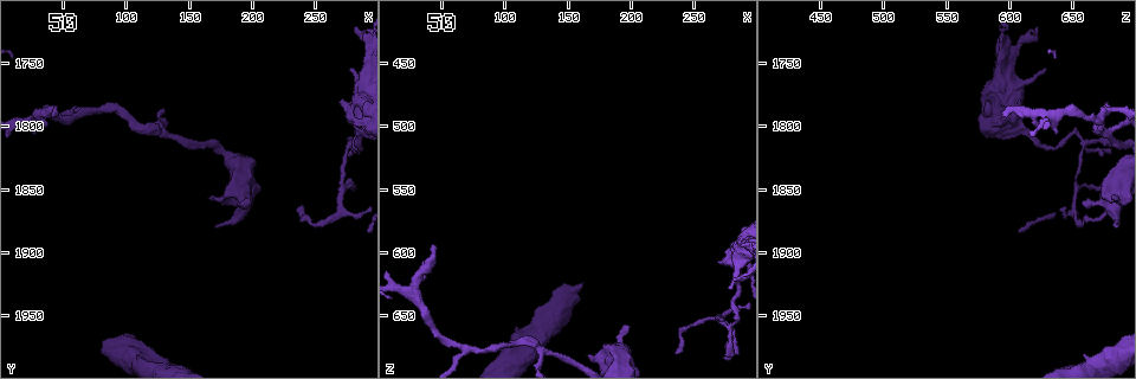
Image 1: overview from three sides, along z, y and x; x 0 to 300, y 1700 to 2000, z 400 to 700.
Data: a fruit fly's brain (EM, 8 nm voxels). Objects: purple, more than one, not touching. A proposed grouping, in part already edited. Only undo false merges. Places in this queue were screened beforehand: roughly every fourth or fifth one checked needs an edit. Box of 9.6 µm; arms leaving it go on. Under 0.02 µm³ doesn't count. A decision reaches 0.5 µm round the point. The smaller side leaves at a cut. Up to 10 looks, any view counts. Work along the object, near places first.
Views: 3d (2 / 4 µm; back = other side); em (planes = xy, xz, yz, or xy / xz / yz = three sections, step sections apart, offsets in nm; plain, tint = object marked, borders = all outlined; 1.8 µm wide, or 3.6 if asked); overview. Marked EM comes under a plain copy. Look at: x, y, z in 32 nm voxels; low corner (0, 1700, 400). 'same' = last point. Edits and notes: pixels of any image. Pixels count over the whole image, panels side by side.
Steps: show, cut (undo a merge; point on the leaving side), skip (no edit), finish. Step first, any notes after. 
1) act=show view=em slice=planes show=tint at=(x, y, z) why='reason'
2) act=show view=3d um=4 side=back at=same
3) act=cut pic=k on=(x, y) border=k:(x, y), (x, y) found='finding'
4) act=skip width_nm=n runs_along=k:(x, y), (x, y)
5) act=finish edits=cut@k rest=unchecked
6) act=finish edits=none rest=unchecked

act=show view=3d um=2 at=(128, 1804, 680) why='three-way junction'

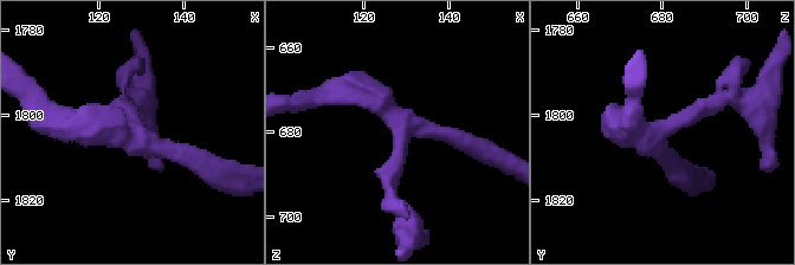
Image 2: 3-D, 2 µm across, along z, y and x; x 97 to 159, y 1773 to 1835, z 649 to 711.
act=show view=em slice=planes show=tint at=(130, 1804, 679) arms=3

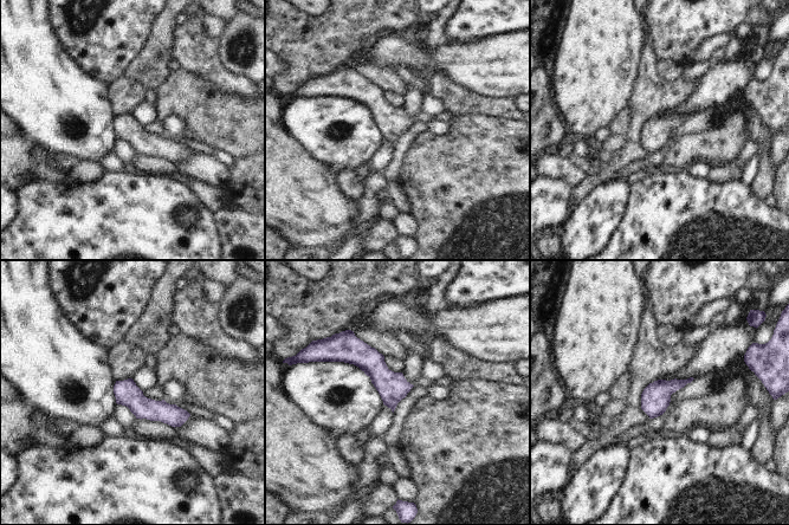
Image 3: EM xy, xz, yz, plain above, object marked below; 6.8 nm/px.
act=skip width_nm=170 runs_along=3:(337, 356), (362, 356), (407, 388) found='all the same cell'

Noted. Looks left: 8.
act=show view=em slice=planes show=tint at=(66, 1788, 676) why='a fork'

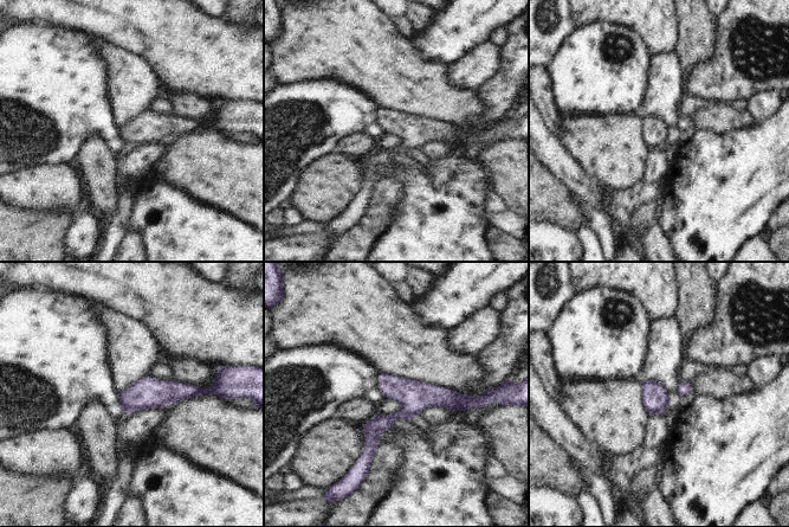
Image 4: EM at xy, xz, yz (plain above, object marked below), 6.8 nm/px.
act=skip runs_along=4:(467, 400), (418, 399), (372, 436), (363, 456) found='continuous, no second cell'

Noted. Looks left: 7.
act=show view=3d um=4 at=(30, 1792, 634) why='three-way junction'

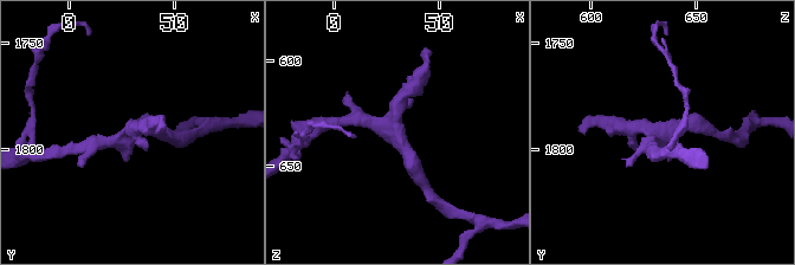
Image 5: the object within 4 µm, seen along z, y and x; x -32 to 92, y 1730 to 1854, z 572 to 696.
act=show view=em slice=xy step=8 show=tint at=(31, 1791, 635) arms=3 arm_widths_nm=180,200,240 why='need the tissue'

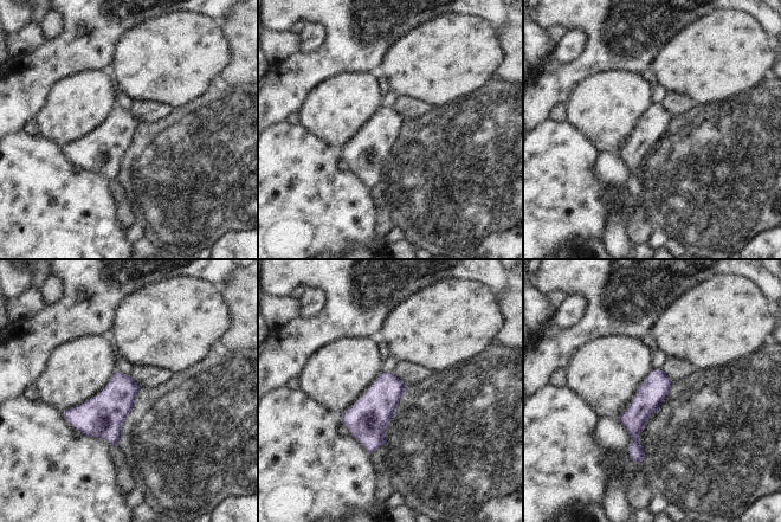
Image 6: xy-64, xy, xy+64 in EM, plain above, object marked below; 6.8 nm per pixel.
act=skip runs_along=6:(659, 373), (636, 416), (638, 459) found='continuous, no second cell'

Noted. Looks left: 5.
act=show view=3d um=4 at=(276, 1788, 598) why='calibre changes'

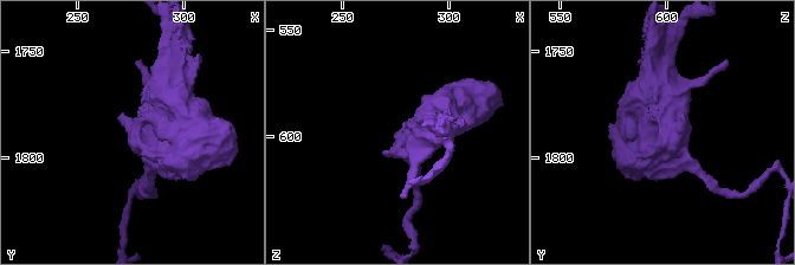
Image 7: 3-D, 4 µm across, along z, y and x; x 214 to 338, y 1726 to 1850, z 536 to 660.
act=show view=em slice=planes show=tint at=(278, 1790, 600) arm_widths_nm=200,480 why='need the tissue'

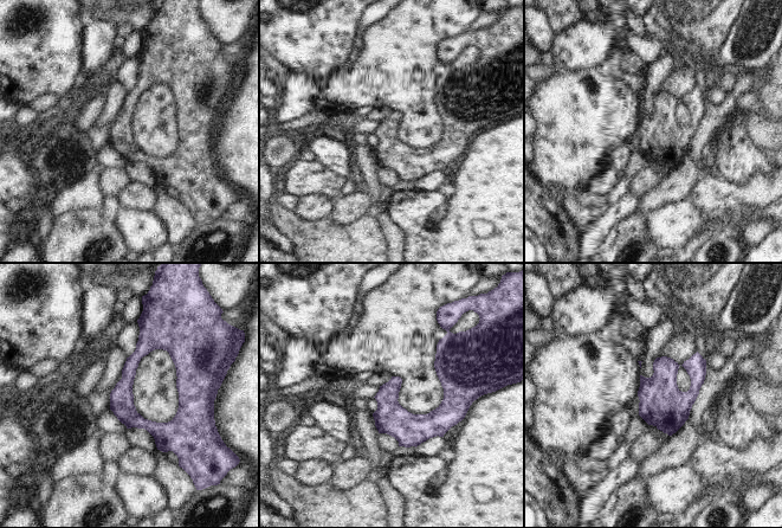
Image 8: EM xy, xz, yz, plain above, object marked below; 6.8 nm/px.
act=skip runs_along=8:(463, 390), (432, 423), (377, 423) found='continuous, no second cell'

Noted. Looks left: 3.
act=finish edits=none rest=unchecked

